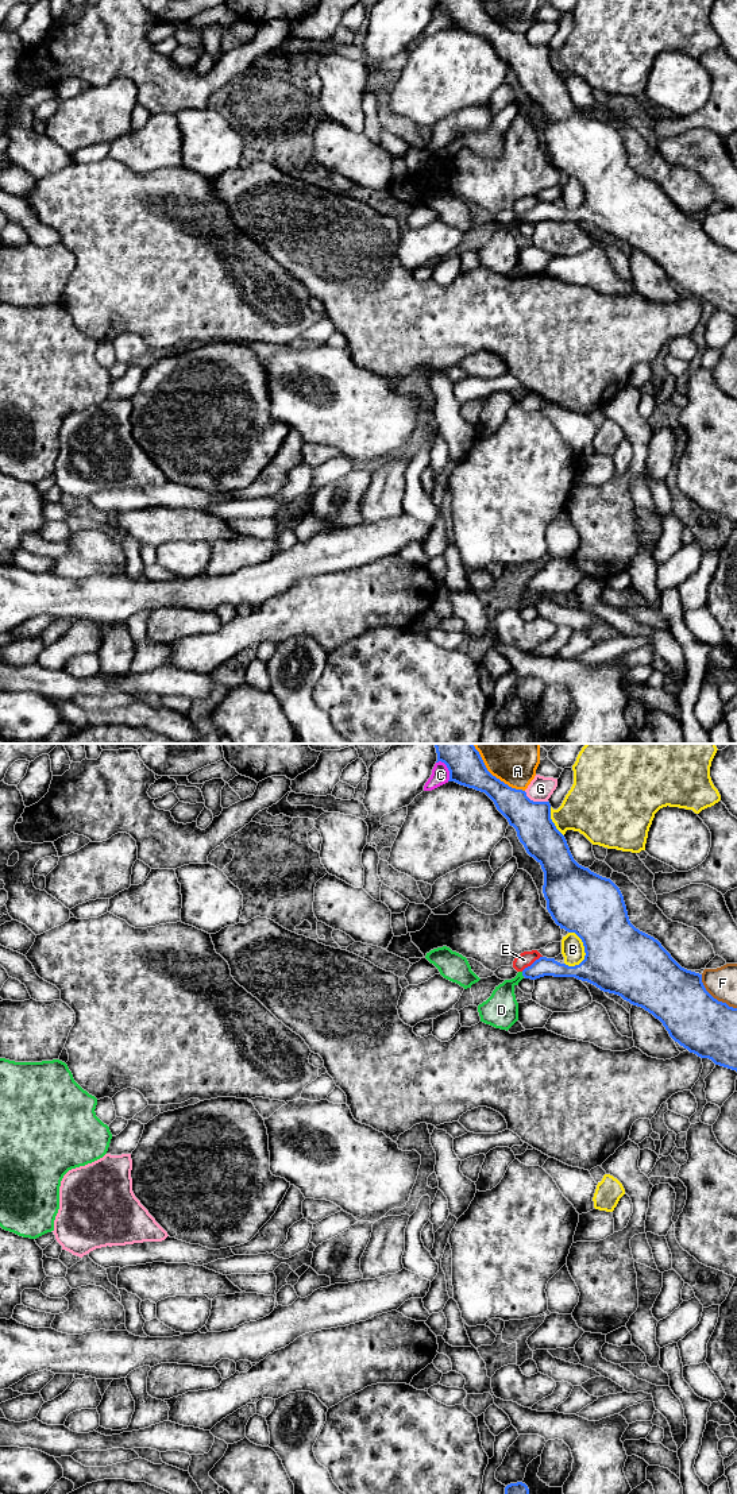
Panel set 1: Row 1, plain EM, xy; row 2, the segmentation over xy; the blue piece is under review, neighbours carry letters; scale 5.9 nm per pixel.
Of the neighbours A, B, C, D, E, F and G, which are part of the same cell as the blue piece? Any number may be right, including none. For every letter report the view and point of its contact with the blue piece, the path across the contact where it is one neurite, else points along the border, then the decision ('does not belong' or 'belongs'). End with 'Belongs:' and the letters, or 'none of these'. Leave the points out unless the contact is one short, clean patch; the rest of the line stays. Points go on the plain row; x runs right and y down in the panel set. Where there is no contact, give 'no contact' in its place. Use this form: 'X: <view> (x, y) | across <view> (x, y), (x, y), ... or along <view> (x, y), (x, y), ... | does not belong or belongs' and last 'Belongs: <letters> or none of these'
A: xy (498, 23) | does not belong
B: xy (585, 192) | does not belong
C: xy (447, 11) | does not belong
D: xy (523, 219) | across xy (543, 211), (523, 219), (505, 235), (501, 254) | belongs
E: xy (532, 208) | does not belong
F: xy (713, 242) | does not belong
G: xy (535, 46) | does not belong
Belongs: D

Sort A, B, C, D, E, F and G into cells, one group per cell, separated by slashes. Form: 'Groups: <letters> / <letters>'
Groups: A / B / C / D / E / F / G

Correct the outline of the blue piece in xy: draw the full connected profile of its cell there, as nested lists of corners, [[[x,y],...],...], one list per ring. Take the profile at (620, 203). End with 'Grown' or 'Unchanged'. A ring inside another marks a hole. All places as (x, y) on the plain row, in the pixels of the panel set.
[[[437,0],[436,7],[439,5],[449,15],[448,26],[485,36],[516,73],[526,97],[544,116],[543,138],[548,157],[560,173],[575,177],[582,184],[586,197],[584,204],[575,211],[540,201],[514,223],[505,224],[495,231],[486,246],[478,250],[481,266],[508,275],[518,265],[514,231],[524,221],[530,224],[544,220],[575,221],[644,252],[690,297],[737,316],[737,252],[714,243],[706,235],[702,219],[682,212],[657,184],[630,167],[620,132],[610,123],[591,116],[574,104],[564,80],[551,63],[549,46],[533,46],[525,35],[512,32],[493,20],[481,0]]]. Grown

